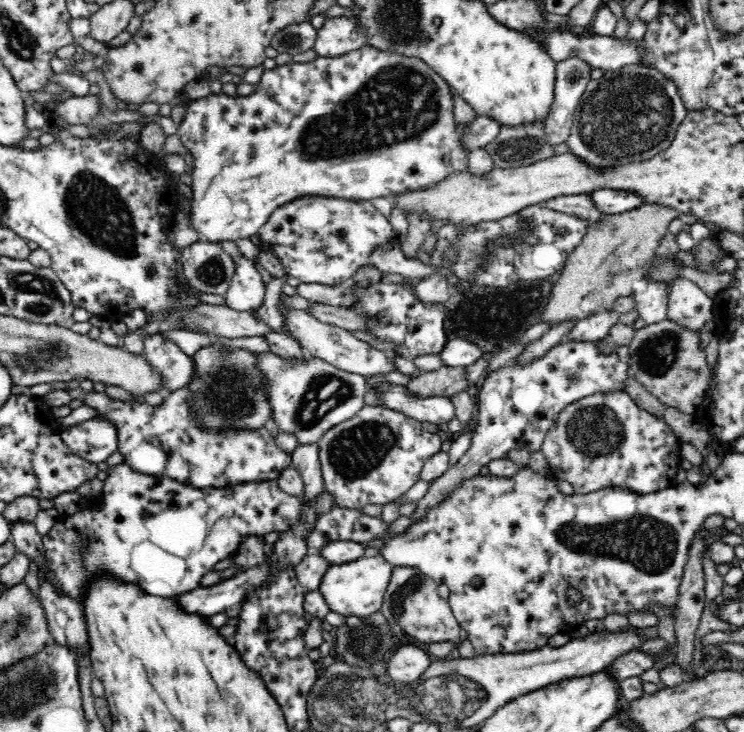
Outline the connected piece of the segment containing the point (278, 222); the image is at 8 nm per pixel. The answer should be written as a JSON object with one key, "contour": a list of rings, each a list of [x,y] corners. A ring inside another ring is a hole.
{"contour":[[[303,196],[274,209],[258,232],[260,241],[266,242],[268,250],[280,259],[287,275],[297,278],[301,283],[324,285],[342,285],[352,283],[352,278],[361,267],[374,266],[370,263],[370,254],[374,248],[380,248],[388,241],[394,241],[390,222],[370,201],[346,200],[324,196]]]}

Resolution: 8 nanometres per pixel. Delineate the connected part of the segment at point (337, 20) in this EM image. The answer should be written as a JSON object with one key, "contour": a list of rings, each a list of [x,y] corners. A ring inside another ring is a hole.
{"contour":[[[346,14],[325,20],[317,30],[314,50],[318,57],[337,57],[368,45],[364,29]]]}

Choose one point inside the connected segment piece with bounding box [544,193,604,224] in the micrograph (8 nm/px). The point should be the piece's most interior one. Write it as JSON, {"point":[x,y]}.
{"point":[581,205]}

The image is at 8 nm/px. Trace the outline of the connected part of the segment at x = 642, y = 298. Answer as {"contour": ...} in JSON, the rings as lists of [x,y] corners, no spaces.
{"contour":[[[652,282],[643,294],[634,295],[636,309],[648,325],[667,319],[668,293],[670,288],[665,282]]]}

